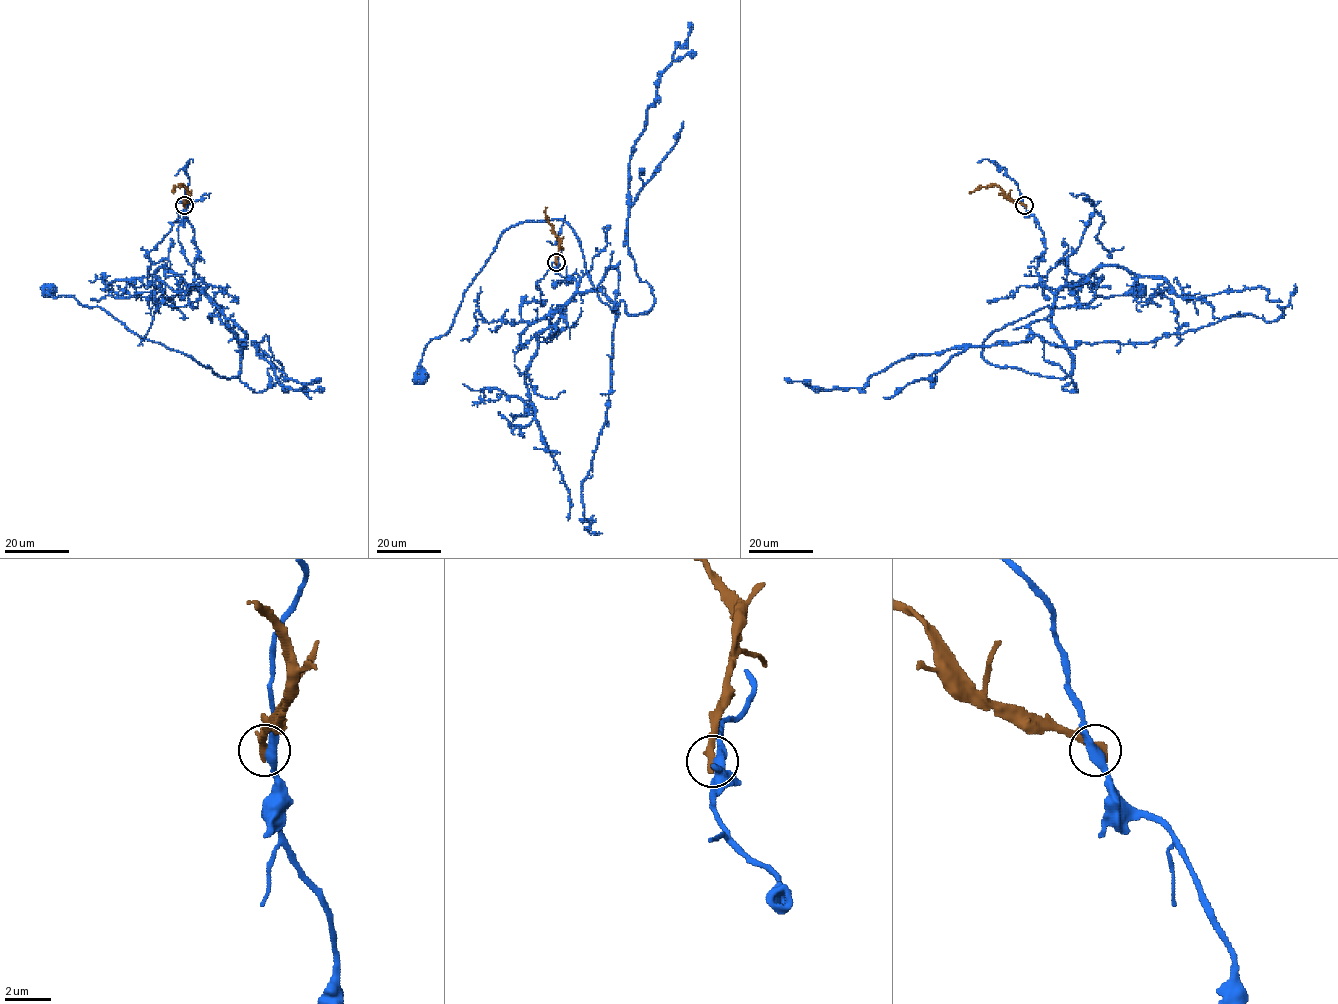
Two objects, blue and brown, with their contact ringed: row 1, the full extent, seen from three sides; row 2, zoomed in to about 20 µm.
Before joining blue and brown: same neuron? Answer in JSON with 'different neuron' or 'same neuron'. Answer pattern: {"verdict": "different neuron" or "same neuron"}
{"verdict": "different neuron"}

